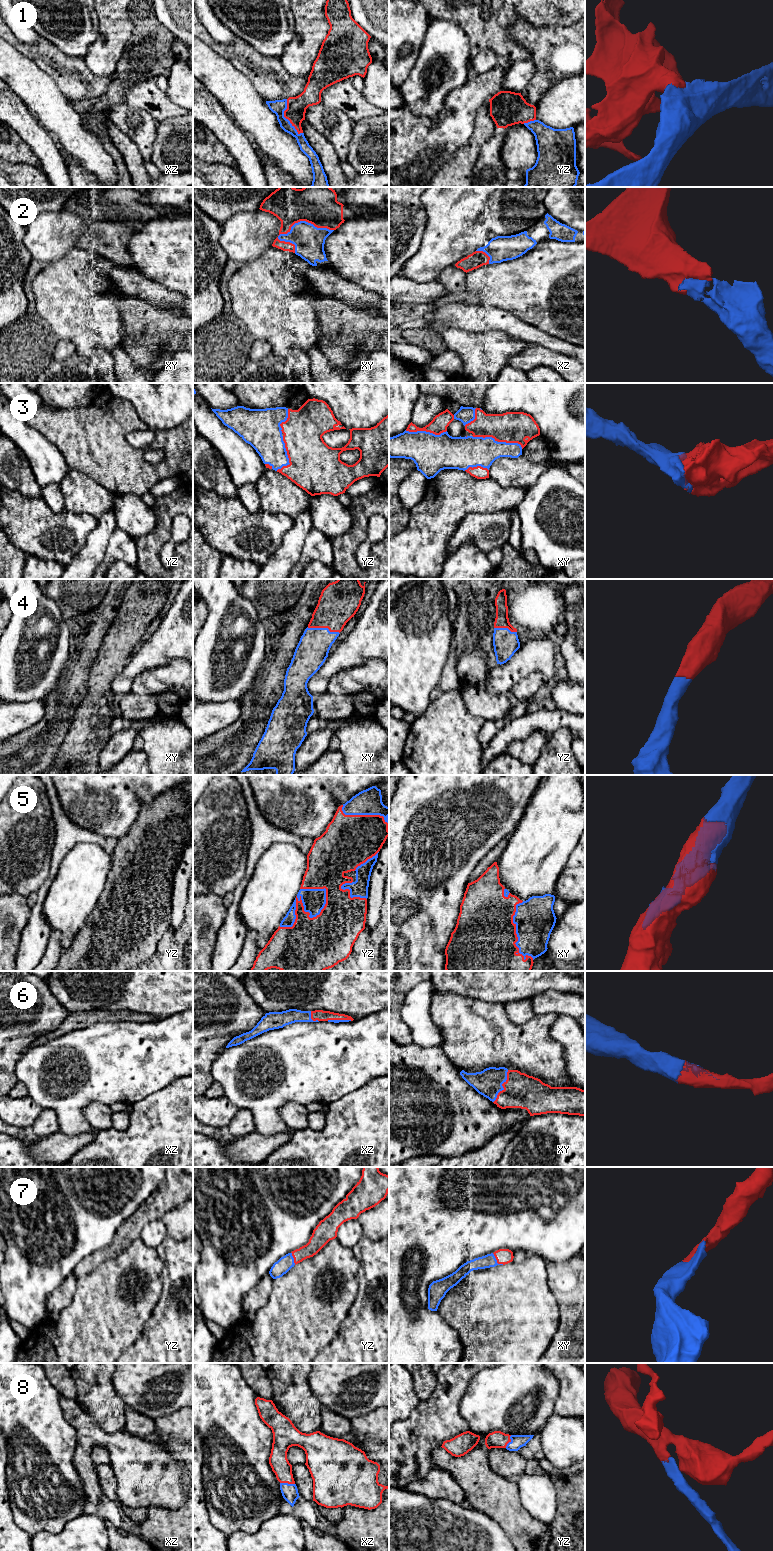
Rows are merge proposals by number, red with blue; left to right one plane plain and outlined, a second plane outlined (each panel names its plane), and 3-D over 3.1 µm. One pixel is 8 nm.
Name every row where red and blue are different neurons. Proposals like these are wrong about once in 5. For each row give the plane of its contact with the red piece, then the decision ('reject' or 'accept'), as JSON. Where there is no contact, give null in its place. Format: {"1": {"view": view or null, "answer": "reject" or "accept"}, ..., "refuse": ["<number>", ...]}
{"1": {"view": "xz", "answer": "accept"}, "2": {"view": "xy", "answer": "accept"}, "3": {"view": "xy", "answer": "accept"}, "4": {"view": "xy", "answer": "accept"}, "5": {"view": "yz", "answer": "accept"}, "6": {"view": "xy", "answer": "accept"}, "7": {"view": "xy", "answer": "accept"}, "8": {"view": "xz", "answer": "accept"}, "refuse": []}

